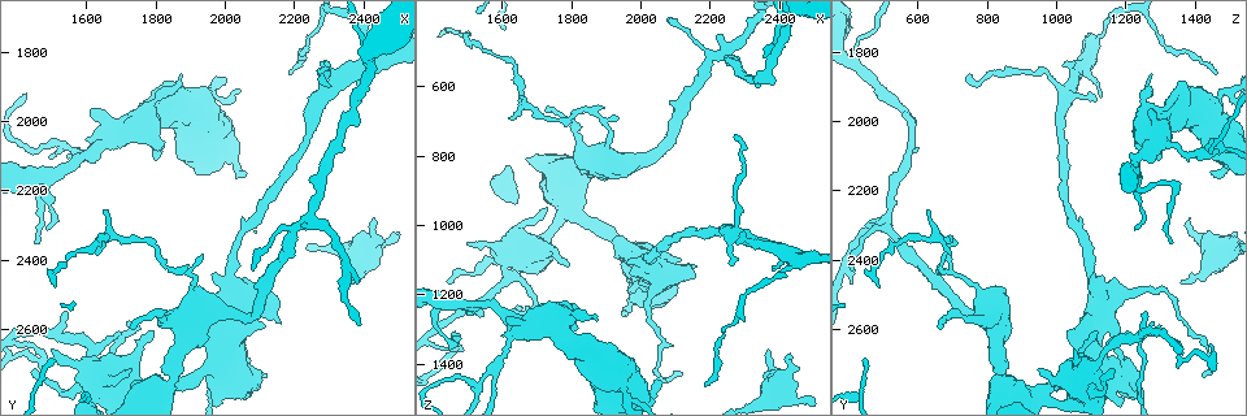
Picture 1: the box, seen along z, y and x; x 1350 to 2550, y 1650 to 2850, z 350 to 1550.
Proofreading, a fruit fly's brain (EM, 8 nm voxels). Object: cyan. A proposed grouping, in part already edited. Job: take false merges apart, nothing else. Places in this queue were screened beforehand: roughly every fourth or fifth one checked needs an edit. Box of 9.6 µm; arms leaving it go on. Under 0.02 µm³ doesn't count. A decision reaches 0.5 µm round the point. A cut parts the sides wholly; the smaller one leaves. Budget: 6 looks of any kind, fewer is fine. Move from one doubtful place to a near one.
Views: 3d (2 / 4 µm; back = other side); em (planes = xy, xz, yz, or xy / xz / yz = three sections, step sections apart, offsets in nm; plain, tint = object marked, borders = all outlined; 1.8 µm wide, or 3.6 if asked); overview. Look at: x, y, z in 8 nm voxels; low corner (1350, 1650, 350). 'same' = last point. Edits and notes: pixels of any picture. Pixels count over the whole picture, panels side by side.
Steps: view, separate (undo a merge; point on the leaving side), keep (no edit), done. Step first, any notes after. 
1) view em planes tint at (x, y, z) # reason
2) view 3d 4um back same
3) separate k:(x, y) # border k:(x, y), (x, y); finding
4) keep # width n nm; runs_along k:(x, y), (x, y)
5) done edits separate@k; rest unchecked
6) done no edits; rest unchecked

view em 3.6um xy step 4 tint at (1620, 2710, 1110) # abrupt turn

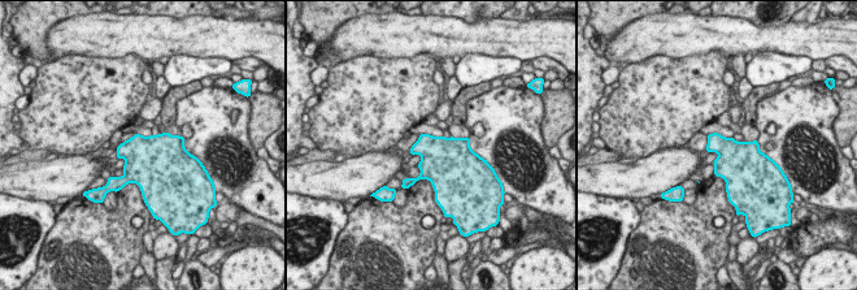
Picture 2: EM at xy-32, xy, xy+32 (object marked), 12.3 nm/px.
view em 3.6um planes tint same

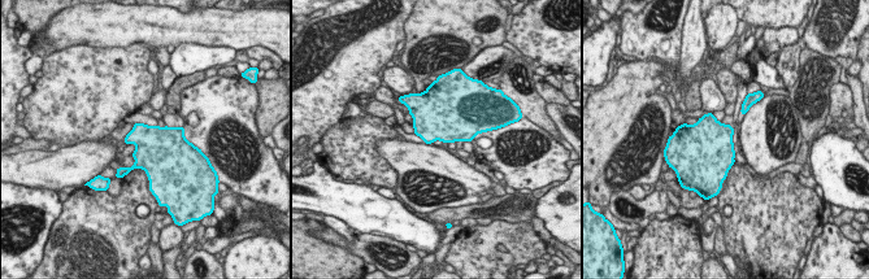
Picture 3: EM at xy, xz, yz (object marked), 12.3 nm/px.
keep # one neuron here

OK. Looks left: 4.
view em planes plain at (1460, 2680, 1360) # abrupt turn

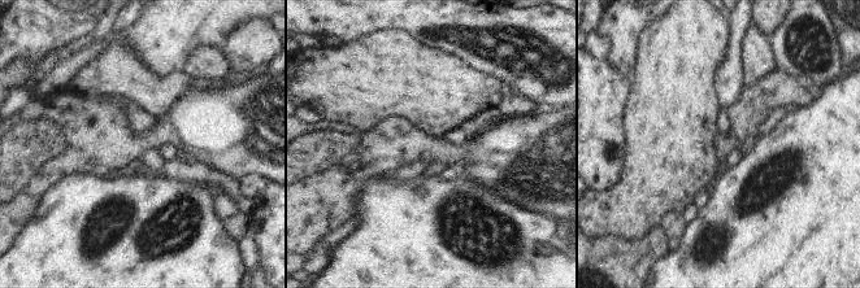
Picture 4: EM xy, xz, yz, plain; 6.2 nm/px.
view em planes tint same

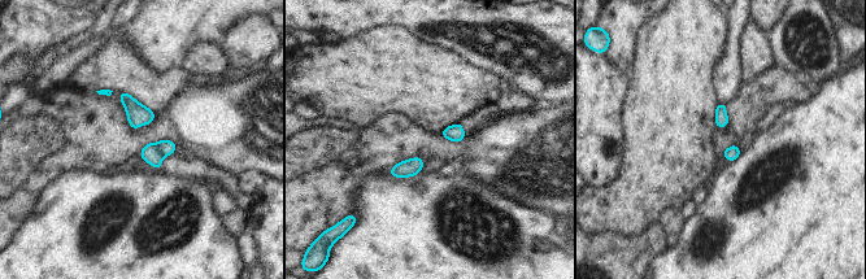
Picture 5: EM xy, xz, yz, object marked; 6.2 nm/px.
separate 5:(149, 153) # border 5:(155, 144), (162, 156); a second neuron is stuck on

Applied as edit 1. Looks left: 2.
view overview

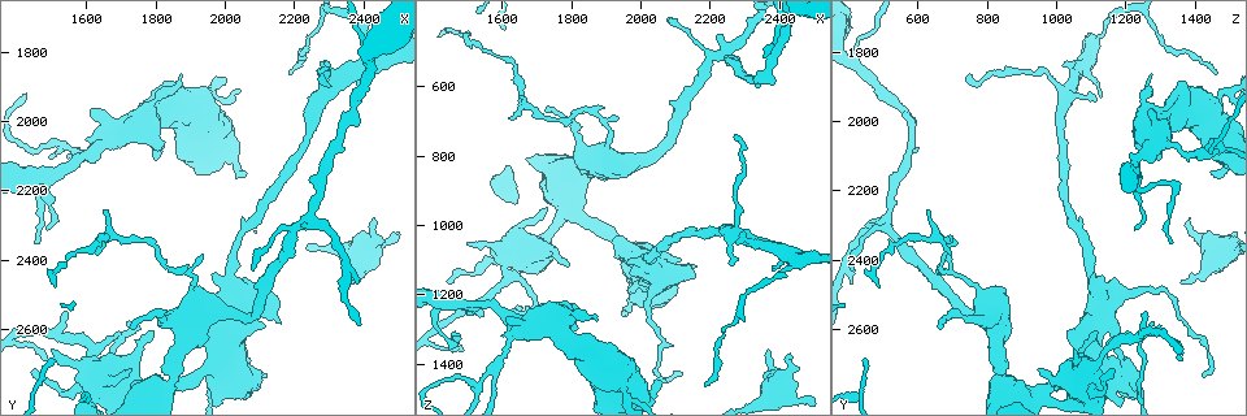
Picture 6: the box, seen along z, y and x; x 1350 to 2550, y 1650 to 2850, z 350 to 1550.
view em planes tint at (1560, 2100, 1420) # branch point

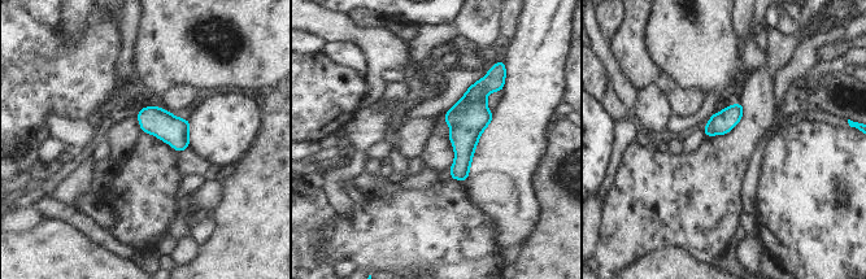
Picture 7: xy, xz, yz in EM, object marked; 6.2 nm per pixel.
keep # width 140 nm; runs_along 7:(487, 79), (453, 175); all the same neuron

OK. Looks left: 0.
done edits separate@5; rest unchecked

